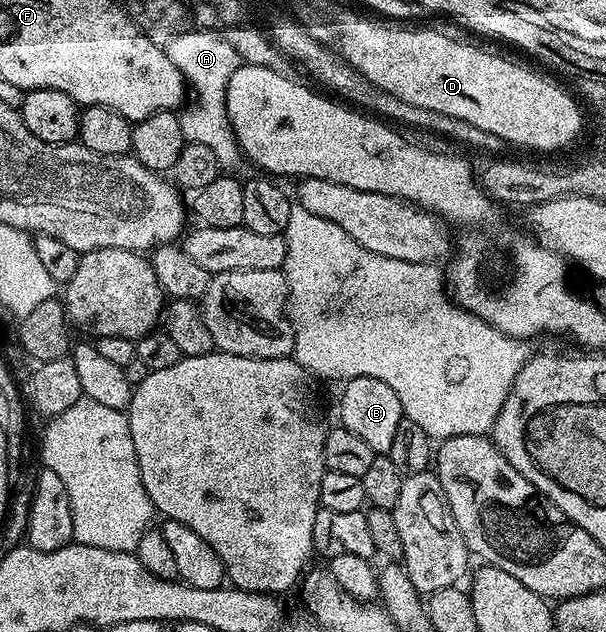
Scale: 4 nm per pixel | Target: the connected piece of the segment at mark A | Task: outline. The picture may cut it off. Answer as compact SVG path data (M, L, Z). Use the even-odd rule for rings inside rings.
M183 30L173 36L165 45L165 52L168 58L173 62L176 69L181 72L188 87L194 92L197 100L197 106L186 105L179 114L180 125L182 127L183 138L188 144L205 146L211 150L218 162L218 169L223 172L239 172L242 166L245 166L244 153L238 146L237 139L234 138L233 128L230 126L229 115L226 110L226 90L230 84L232 74L240 68L242 61L238 52L229 44L224 35L220 33L207 32L205 30Z

